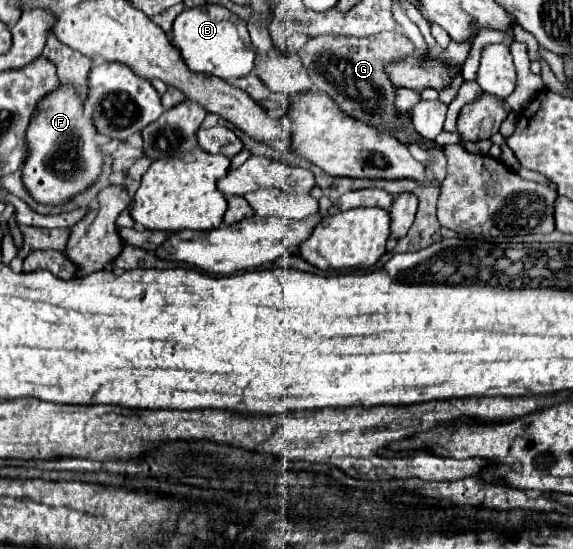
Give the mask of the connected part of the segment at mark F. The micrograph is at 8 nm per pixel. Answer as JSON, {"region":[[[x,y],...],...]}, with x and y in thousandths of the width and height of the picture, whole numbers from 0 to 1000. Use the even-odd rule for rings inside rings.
{"region":[[[105,155],[66,188],[45,235],[49,282],[35,308],[38,333],[63,370],[105,377],[171,330],[182,275],[168,260],[168,246],[164,220],[147,206],[147,177],[129,155]]]}

